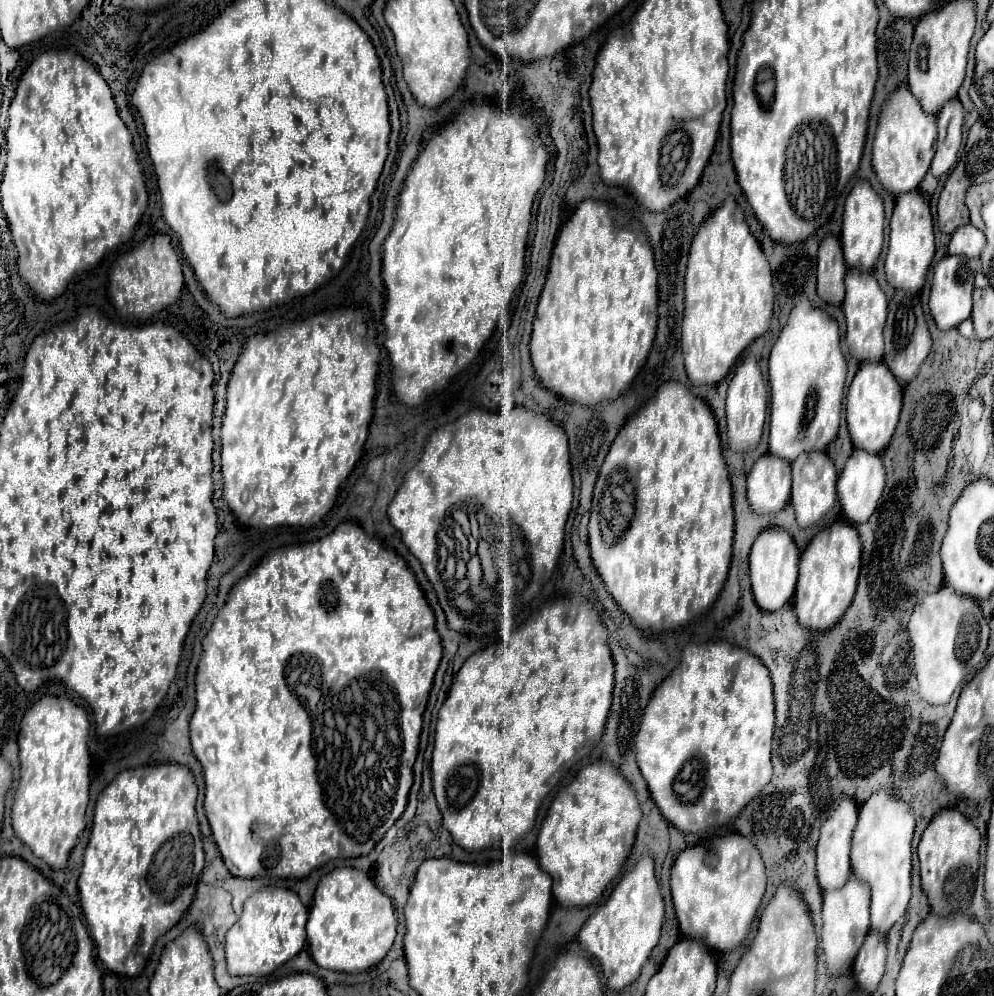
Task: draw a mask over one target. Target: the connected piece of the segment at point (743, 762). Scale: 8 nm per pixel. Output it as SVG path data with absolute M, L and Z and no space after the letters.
M687 644L679 664L655 688L637 732L635 756L661 814L681 832L703 832L733 820L769 782L775 728L773 684L769 670L749 650L721 644Z

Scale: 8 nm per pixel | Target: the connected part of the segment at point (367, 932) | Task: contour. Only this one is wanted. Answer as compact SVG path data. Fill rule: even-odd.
M335 868L319 880L307 922L307 944L317 966L337 972L363 972L383 960L395 934L393 904L363 870Z

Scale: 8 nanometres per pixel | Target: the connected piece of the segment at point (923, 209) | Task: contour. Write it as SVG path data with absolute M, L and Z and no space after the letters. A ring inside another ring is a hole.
M909 192L905 196L897 196L897 204L891 216L891 232L889 232L889 250L885 258L885 274L887 282L893 288L903 288L911 292L919 292L925 284L925 276L929 264L935 254L935 238L933 238L933 220L931 210L925 198L917 192Z

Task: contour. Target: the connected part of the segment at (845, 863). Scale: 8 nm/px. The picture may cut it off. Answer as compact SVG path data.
M841 798L835 812L821 824L821 834L817 842L817 880L823 890L835 890L845 884L847 876L851 874L849 864L849 846L851 846L851 834L857 824L857 804L851 798Z

